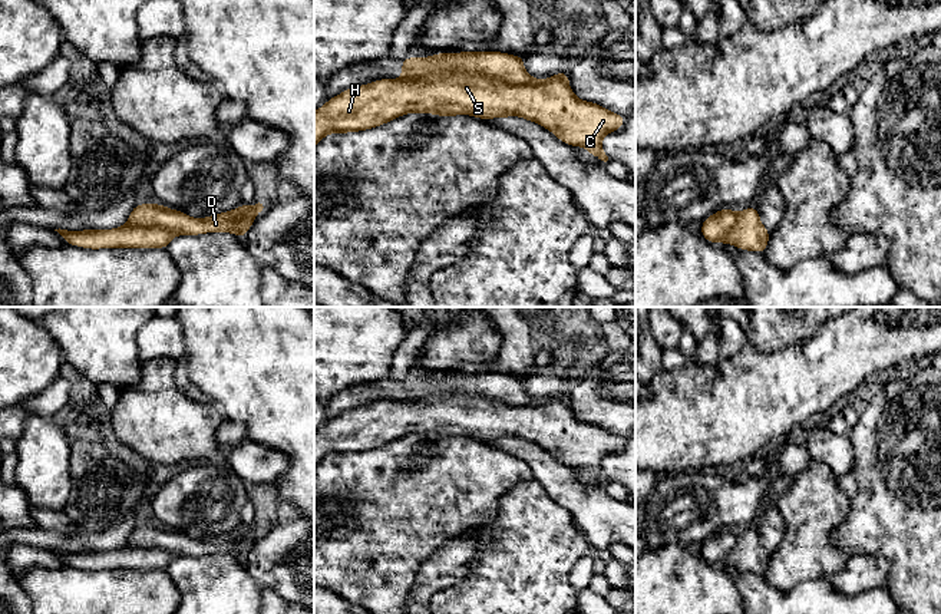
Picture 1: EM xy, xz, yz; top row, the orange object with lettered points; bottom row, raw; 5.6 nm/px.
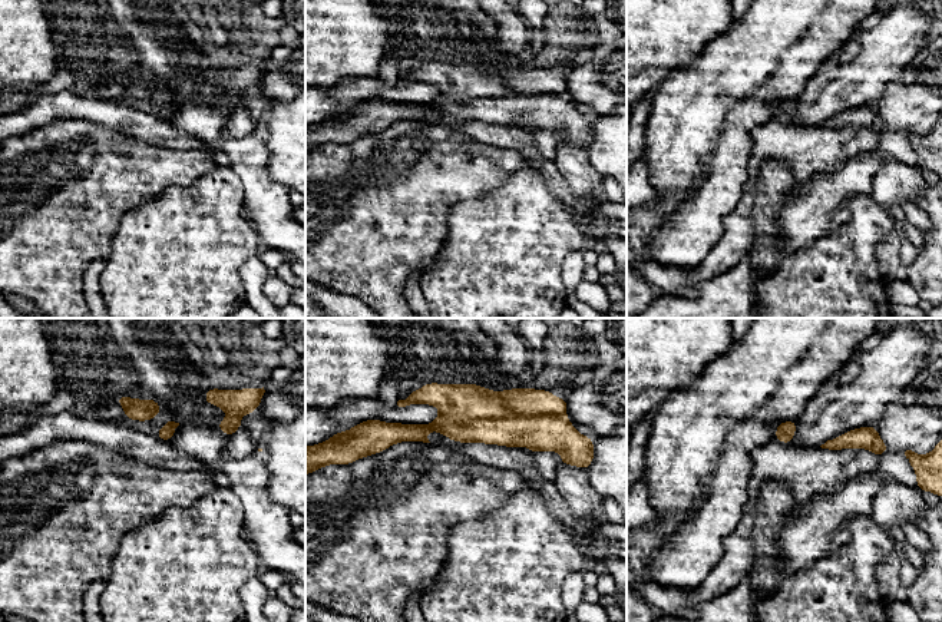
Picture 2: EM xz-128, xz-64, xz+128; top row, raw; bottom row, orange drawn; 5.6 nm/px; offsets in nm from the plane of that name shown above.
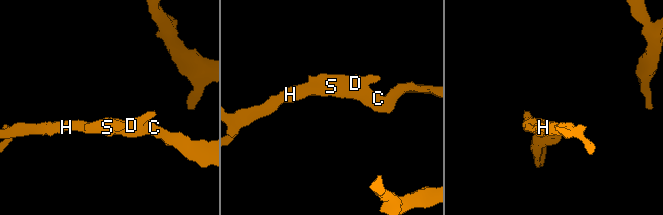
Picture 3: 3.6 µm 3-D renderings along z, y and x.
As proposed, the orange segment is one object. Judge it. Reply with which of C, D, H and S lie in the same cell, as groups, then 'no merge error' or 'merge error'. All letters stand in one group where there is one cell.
C H S / D | merge error

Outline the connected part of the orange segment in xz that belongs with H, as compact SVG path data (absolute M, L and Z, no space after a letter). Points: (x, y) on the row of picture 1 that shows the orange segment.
M436 72L423 77L379 79L353 86L330 98L314 110L314 148L330 133L350 133L373 129L407 113L432 113L436 116L470 115L483 121L519 116L552 132L569 146L585 148L592 156L607 162L602 138L625 123L625 115L581 100L568 83L549 80L542 85L512 86L486 76Z

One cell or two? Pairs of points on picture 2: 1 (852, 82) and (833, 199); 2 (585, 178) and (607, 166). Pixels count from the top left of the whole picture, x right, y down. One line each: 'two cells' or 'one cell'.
1: two cells
2: two cells

